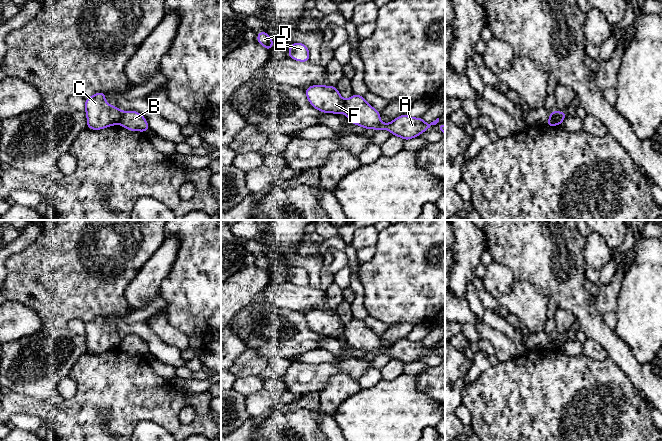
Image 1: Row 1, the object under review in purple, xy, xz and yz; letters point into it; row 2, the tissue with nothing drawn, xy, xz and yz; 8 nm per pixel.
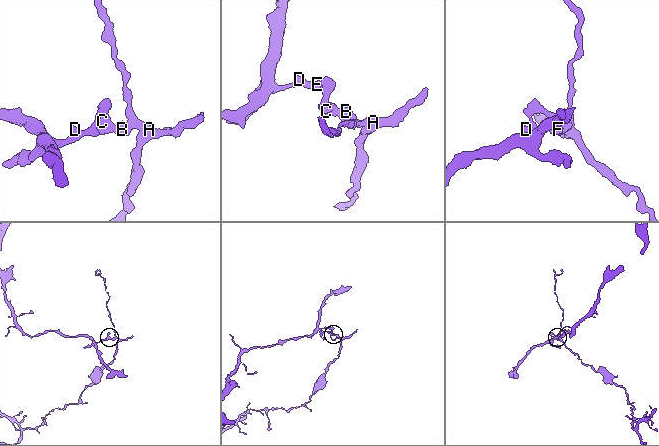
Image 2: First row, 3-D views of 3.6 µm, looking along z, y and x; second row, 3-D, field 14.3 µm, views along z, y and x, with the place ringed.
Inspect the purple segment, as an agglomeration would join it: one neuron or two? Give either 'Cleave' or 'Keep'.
Cleave

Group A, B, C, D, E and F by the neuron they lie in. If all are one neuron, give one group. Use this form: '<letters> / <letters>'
A B / C D E F

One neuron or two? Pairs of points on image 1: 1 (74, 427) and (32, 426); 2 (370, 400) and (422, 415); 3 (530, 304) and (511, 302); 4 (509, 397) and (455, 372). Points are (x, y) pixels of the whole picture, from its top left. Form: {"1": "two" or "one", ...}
{"1": "two", "2": "one", "3": "one", "4": "two"}

